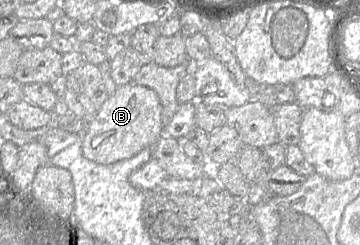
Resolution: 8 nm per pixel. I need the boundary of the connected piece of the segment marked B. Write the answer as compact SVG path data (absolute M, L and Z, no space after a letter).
M130 82L118 86L116 91L108 96L99 111L88 120L82 135L82 152L87 159L95 163L112 164L131 158L144 148L151 148L162 135L162 105L157 93L149 87Z

